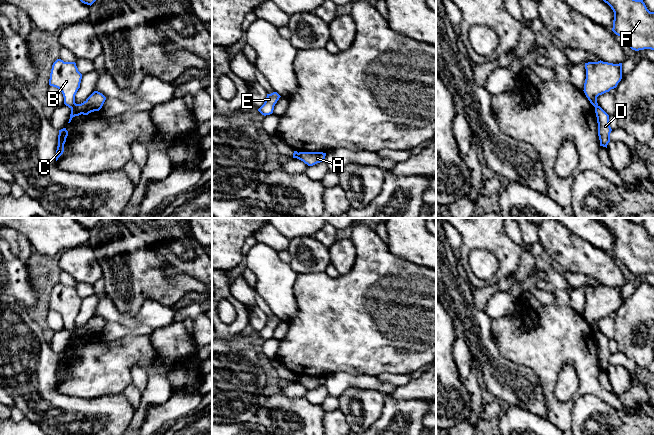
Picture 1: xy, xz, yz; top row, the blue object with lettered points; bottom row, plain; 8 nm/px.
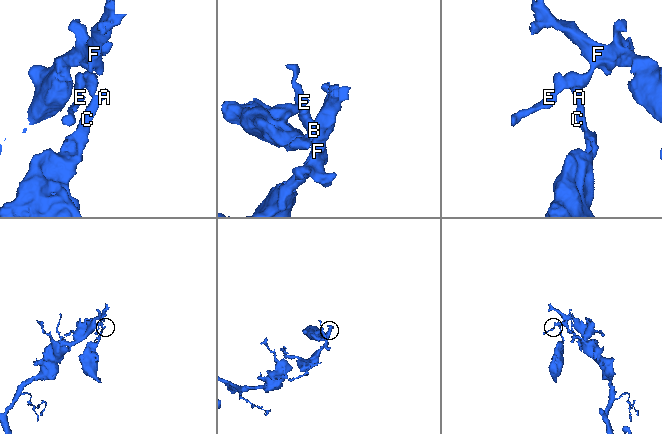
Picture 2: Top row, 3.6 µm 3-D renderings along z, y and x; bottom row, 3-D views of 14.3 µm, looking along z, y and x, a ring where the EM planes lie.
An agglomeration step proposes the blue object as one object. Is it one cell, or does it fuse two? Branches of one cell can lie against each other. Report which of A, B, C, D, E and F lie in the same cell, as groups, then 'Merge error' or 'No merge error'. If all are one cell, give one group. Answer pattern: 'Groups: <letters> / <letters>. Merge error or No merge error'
Groups: A C D / B E F. Merge error

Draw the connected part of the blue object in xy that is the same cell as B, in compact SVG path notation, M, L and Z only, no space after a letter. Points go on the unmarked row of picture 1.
M57 283L52 289L49 309L61 314L64 328L72 333L76 329L75 319L80 312L81 303L82 298L75 286Z

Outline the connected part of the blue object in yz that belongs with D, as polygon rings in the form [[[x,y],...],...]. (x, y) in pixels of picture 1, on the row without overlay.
[[[600,330],[595,331],[595,337],[598,347],[600,370],[607,372],[607,369],[610,366],[610,357],[612,355],[609,348],[609,339]]]

